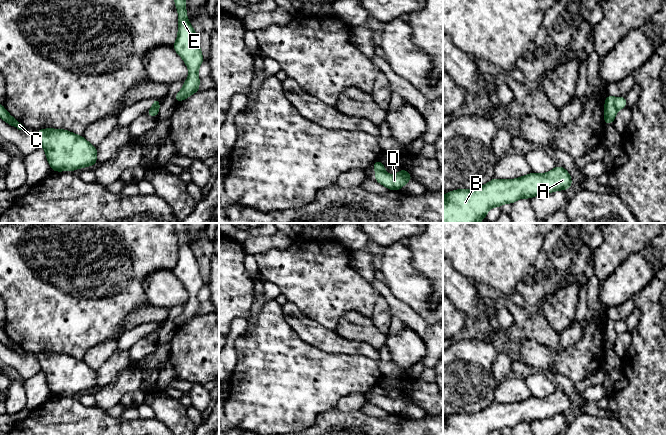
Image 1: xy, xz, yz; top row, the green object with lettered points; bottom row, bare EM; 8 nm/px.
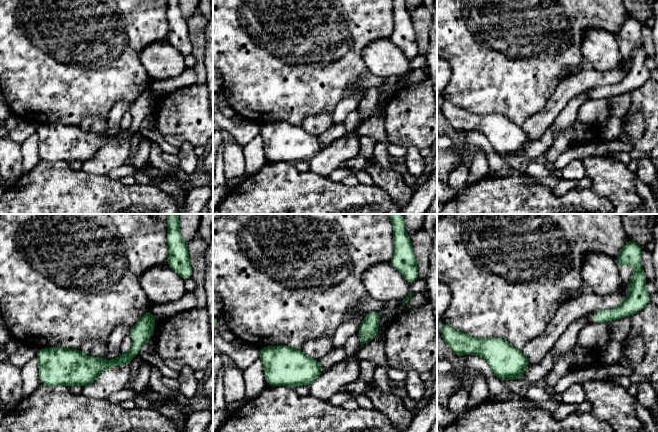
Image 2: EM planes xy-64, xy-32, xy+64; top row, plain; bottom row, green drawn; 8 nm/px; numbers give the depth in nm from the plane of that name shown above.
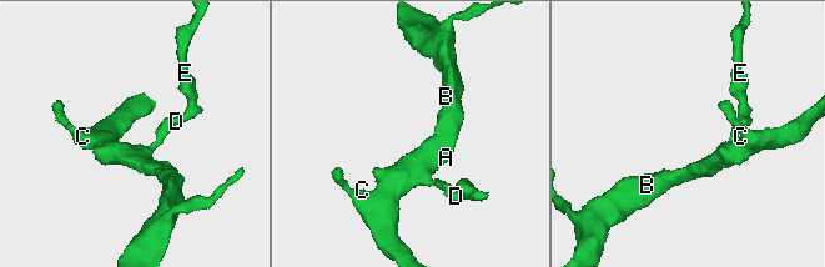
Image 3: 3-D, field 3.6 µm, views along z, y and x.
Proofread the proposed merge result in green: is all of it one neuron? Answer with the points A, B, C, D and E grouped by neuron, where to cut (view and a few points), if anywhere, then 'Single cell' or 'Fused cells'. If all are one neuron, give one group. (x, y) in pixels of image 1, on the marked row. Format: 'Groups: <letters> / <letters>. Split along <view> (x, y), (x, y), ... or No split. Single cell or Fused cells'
Groups: A B C / D E. Split along yz (615, 98), (615, 107), (617, 109). Fused cells

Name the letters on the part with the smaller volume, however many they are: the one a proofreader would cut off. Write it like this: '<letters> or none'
D, E

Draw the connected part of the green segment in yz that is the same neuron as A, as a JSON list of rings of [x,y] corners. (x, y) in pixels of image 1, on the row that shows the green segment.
[[[558,165],[545,174],[531,172],[521,178],[501,180],[493,178],[476,189],[453,190],[443,196],[443,223],[479,223],[491,207],[515,203],[519,198],[568,190],[572,179],[567,170]]]

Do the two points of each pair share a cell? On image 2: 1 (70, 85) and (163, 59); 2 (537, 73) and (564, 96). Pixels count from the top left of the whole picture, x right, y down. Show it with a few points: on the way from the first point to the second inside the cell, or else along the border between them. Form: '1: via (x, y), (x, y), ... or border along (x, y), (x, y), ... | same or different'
1: border along (151, 42), (140, 54), (141, 64), (148, 76) | different
2: border along (564, 78), (560, 81), (555, 92), (542, 109) | different

